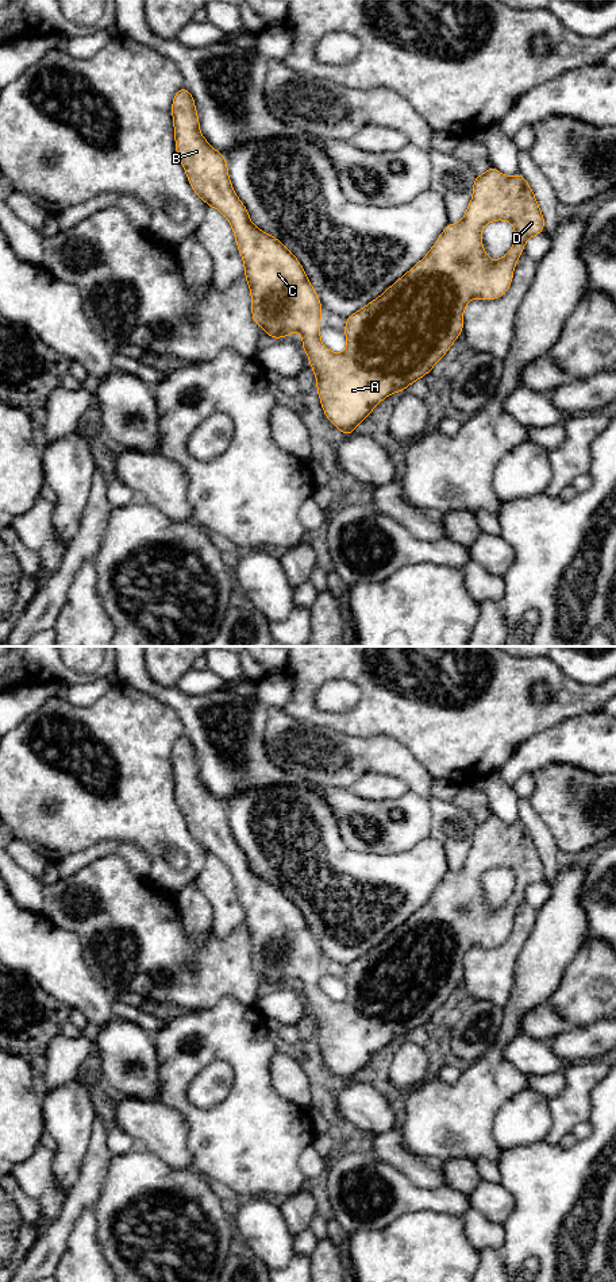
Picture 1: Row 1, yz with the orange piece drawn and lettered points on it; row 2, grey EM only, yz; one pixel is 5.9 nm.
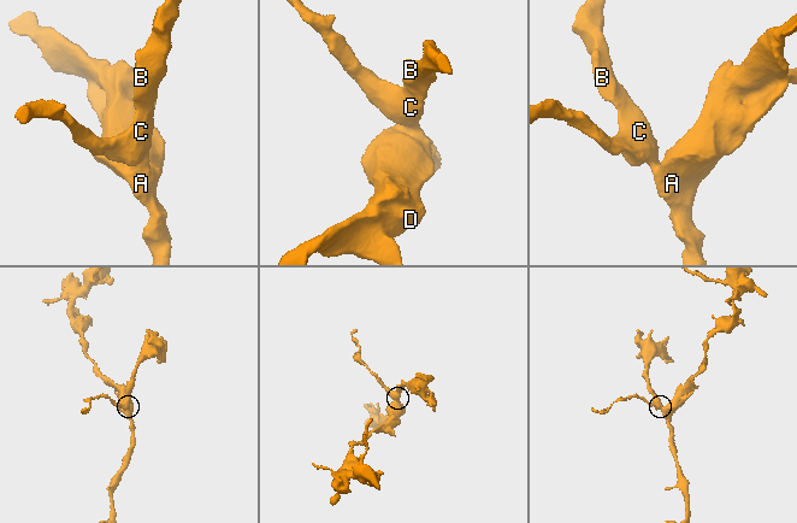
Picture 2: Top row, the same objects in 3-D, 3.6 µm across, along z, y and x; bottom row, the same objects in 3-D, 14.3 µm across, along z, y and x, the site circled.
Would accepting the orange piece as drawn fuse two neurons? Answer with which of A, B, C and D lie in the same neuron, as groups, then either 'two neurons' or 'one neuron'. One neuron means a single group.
A B C D | one neuron

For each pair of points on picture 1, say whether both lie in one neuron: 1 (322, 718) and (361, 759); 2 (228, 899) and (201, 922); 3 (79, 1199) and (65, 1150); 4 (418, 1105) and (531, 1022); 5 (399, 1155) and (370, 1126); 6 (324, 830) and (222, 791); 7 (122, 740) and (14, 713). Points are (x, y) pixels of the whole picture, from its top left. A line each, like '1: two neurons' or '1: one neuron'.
1: two neurons
2: two neurons
3: two neurons
4: two neurons
5: two neurons
6: two neurons
7: two neurons

